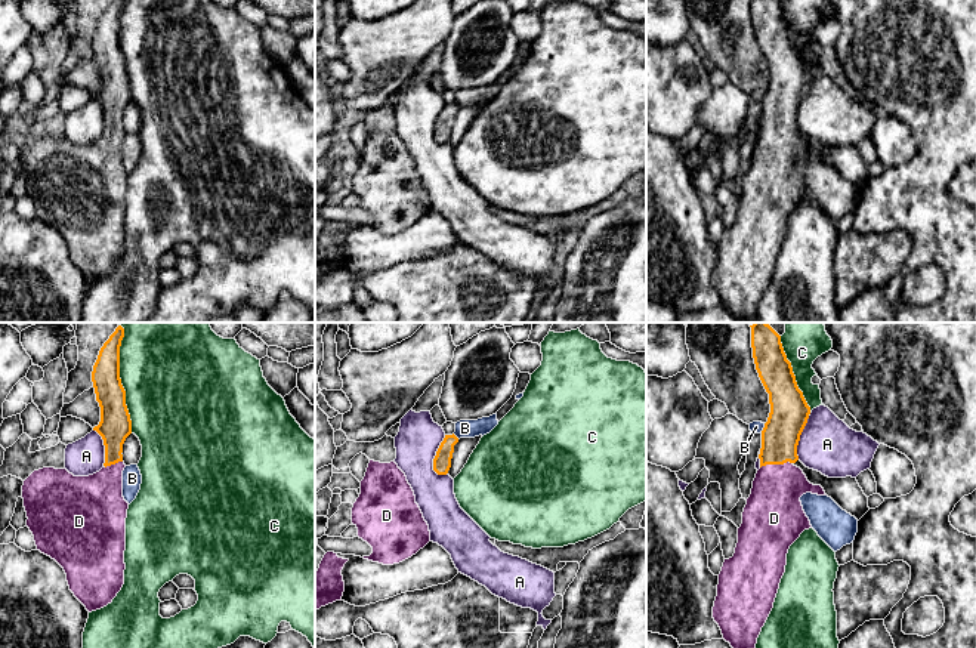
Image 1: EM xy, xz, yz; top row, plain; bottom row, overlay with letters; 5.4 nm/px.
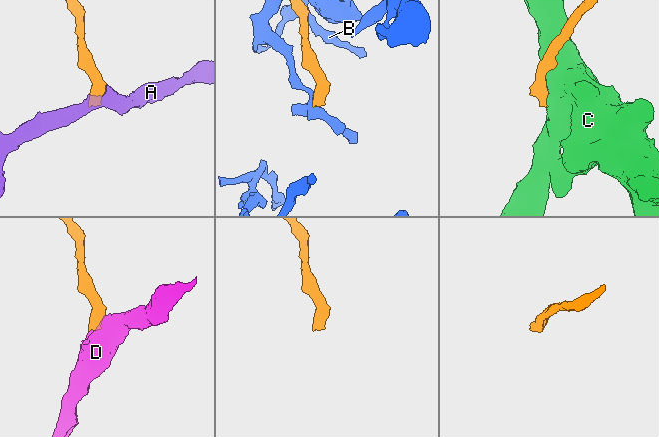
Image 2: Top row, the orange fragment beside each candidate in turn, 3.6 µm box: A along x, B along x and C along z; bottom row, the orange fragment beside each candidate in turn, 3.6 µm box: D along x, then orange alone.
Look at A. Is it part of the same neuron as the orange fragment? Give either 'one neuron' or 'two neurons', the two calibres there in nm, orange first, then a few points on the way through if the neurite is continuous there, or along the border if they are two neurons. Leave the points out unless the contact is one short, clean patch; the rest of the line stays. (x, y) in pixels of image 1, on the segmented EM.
two neurons | 100/240 nm | along xz (445, 435), (434, 459), (434, 471), (438, 475)

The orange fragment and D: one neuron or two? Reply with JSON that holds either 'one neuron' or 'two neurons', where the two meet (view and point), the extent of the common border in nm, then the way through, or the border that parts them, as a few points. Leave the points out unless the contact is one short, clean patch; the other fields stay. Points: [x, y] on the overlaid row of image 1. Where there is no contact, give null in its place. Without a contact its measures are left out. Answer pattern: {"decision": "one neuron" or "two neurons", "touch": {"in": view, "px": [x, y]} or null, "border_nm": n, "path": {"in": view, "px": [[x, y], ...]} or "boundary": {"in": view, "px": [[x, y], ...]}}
{"decision": "one neuron", "touch": {"in": "yz", "px": [775, 463]}, "border_nm": 180}

